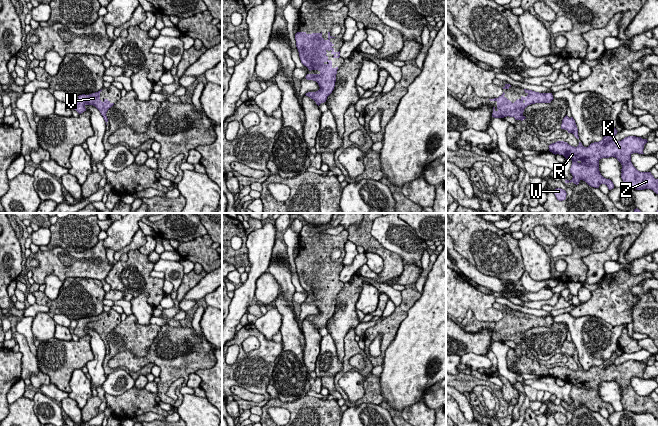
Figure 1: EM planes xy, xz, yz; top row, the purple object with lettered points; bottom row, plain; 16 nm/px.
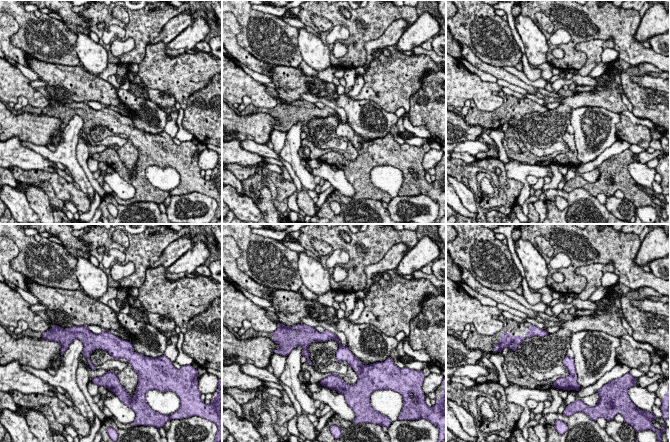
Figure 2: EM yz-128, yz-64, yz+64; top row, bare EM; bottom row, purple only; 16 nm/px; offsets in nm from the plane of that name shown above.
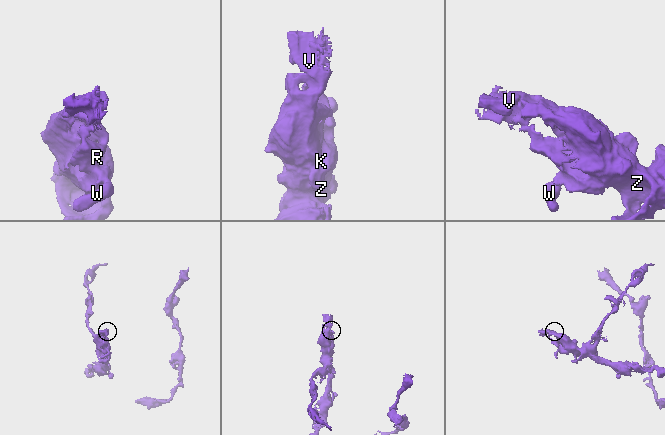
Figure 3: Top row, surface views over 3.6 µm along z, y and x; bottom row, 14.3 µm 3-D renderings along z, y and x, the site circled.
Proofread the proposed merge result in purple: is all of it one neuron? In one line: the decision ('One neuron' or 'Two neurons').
One neuron

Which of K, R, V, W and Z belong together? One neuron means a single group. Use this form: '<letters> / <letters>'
K R V W Z

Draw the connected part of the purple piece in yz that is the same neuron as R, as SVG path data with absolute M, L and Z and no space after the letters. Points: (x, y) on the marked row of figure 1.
M614 128L610 135L604 136L599 142L591 143L588 147L584 147L581 142L577 147L564 141L550 144L548 146L550 152L563 155L572 161L570 173L573 178L570 181L566 179L565 183L573 182L578 185L583 180L594 188L605 184L609 190L613 189L613 182L604 178L599 171L599 160L614 157L622 165L621 178L624 186L636 190L651 189L658 194L658 179L655 179L651 172L638 171L631 162L633 153L644 154L643 149L648 142L647 139L628 136L621 141L613 141L617 132Z

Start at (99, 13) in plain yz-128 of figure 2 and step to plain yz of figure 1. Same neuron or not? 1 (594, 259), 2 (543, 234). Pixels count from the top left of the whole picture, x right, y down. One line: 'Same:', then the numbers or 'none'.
Same: none

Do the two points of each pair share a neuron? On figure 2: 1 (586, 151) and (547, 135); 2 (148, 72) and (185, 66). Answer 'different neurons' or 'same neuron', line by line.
1: different neurons
2: same neuron

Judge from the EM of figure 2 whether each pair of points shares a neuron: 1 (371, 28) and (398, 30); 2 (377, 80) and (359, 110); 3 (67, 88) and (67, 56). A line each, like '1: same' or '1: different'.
1: different
2: different
3: different

